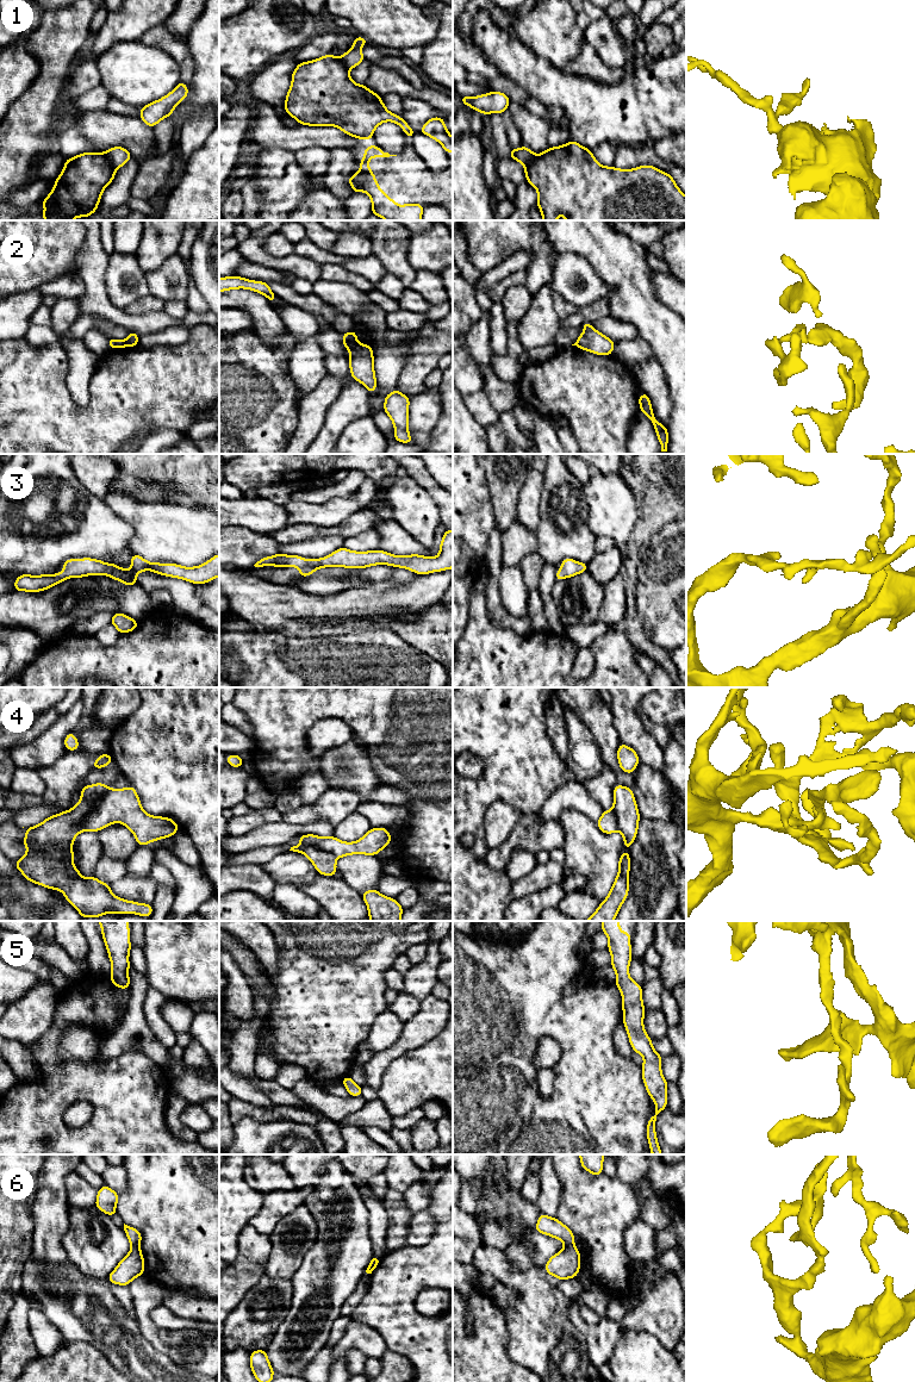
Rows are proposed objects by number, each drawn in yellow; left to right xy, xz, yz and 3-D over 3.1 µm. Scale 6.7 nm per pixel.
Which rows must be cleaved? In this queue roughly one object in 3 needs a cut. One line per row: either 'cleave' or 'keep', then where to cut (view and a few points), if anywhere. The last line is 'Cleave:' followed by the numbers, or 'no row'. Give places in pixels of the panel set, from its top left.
1: cleave; cut in xy along (105, 153), (109, 161), (116, 168)
2: cleave; cut in xz along (359, 344), (350, 349)
3: keep; no cut
4: keep; no cut
5: keep; no cut
6: cleave; cut in yz along (573, 1244), (566, 1246)
Cleave: 1, 2, 6

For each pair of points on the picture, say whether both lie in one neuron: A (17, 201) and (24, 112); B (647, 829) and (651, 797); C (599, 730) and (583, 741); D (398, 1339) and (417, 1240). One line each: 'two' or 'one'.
A: two
B: two
C: two
D: two

